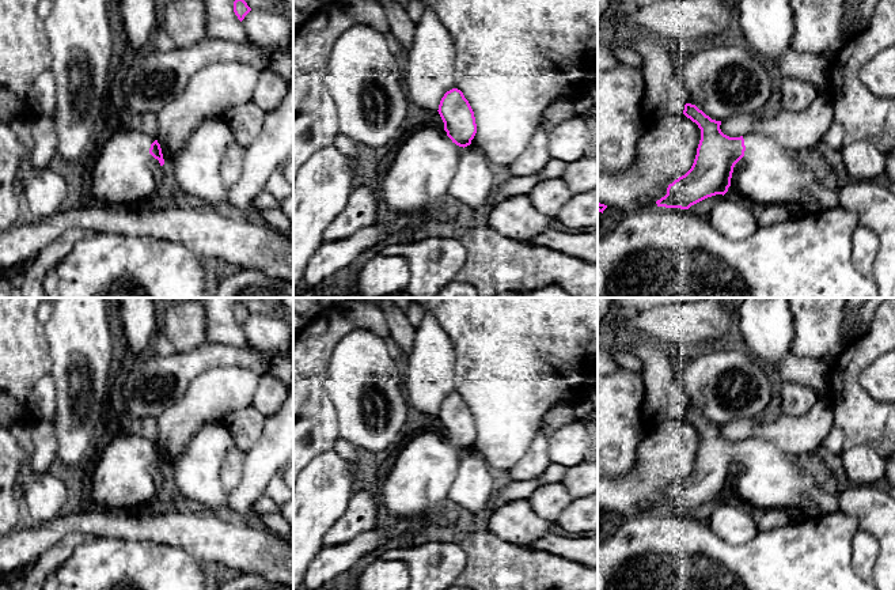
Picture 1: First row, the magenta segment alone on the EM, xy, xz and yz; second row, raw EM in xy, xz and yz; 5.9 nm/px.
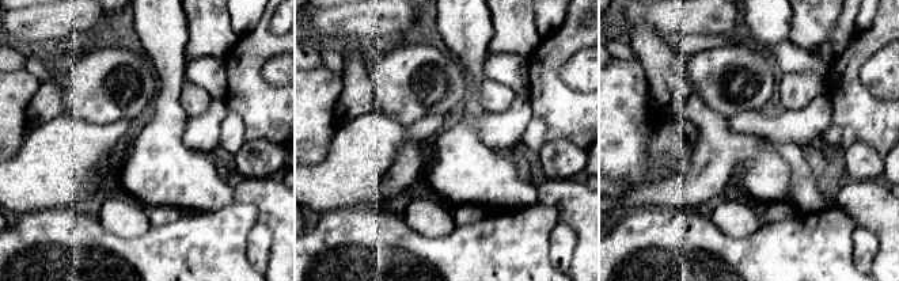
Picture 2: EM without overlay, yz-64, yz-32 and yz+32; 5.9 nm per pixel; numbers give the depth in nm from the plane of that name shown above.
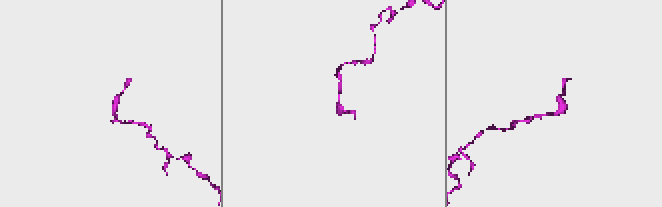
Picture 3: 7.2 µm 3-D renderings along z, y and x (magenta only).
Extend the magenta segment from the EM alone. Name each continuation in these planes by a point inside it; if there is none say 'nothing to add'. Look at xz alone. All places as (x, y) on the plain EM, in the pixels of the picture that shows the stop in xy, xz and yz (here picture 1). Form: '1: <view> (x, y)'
1: xz (418, 484)

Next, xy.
1: xy (122, 476)

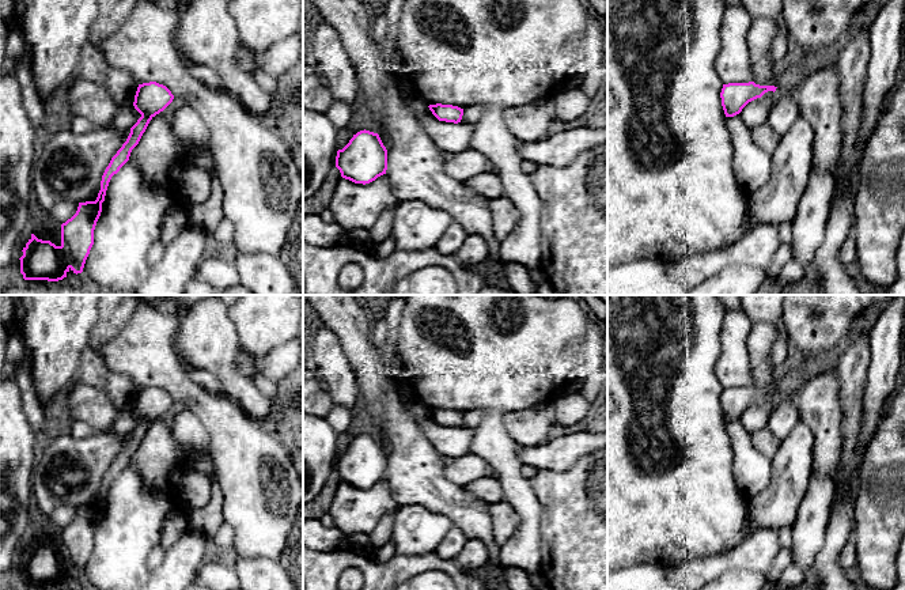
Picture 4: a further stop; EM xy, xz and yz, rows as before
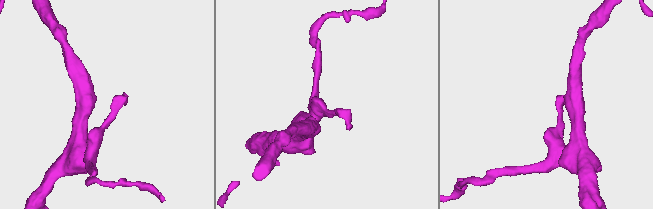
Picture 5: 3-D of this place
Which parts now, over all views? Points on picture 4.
nothing to add

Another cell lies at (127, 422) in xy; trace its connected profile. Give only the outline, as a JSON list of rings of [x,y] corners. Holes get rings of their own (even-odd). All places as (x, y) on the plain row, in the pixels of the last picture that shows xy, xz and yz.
[[[133,409],[124,411],[114,421],[113,430],[120,435],[129,435],[140,421],[141,419],[135,413]]]

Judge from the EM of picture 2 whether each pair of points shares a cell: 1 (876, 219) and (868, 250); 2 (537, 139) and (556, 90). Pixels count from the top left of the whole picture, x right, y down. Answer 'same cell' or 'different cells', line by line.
1: different cells
2: different cells

